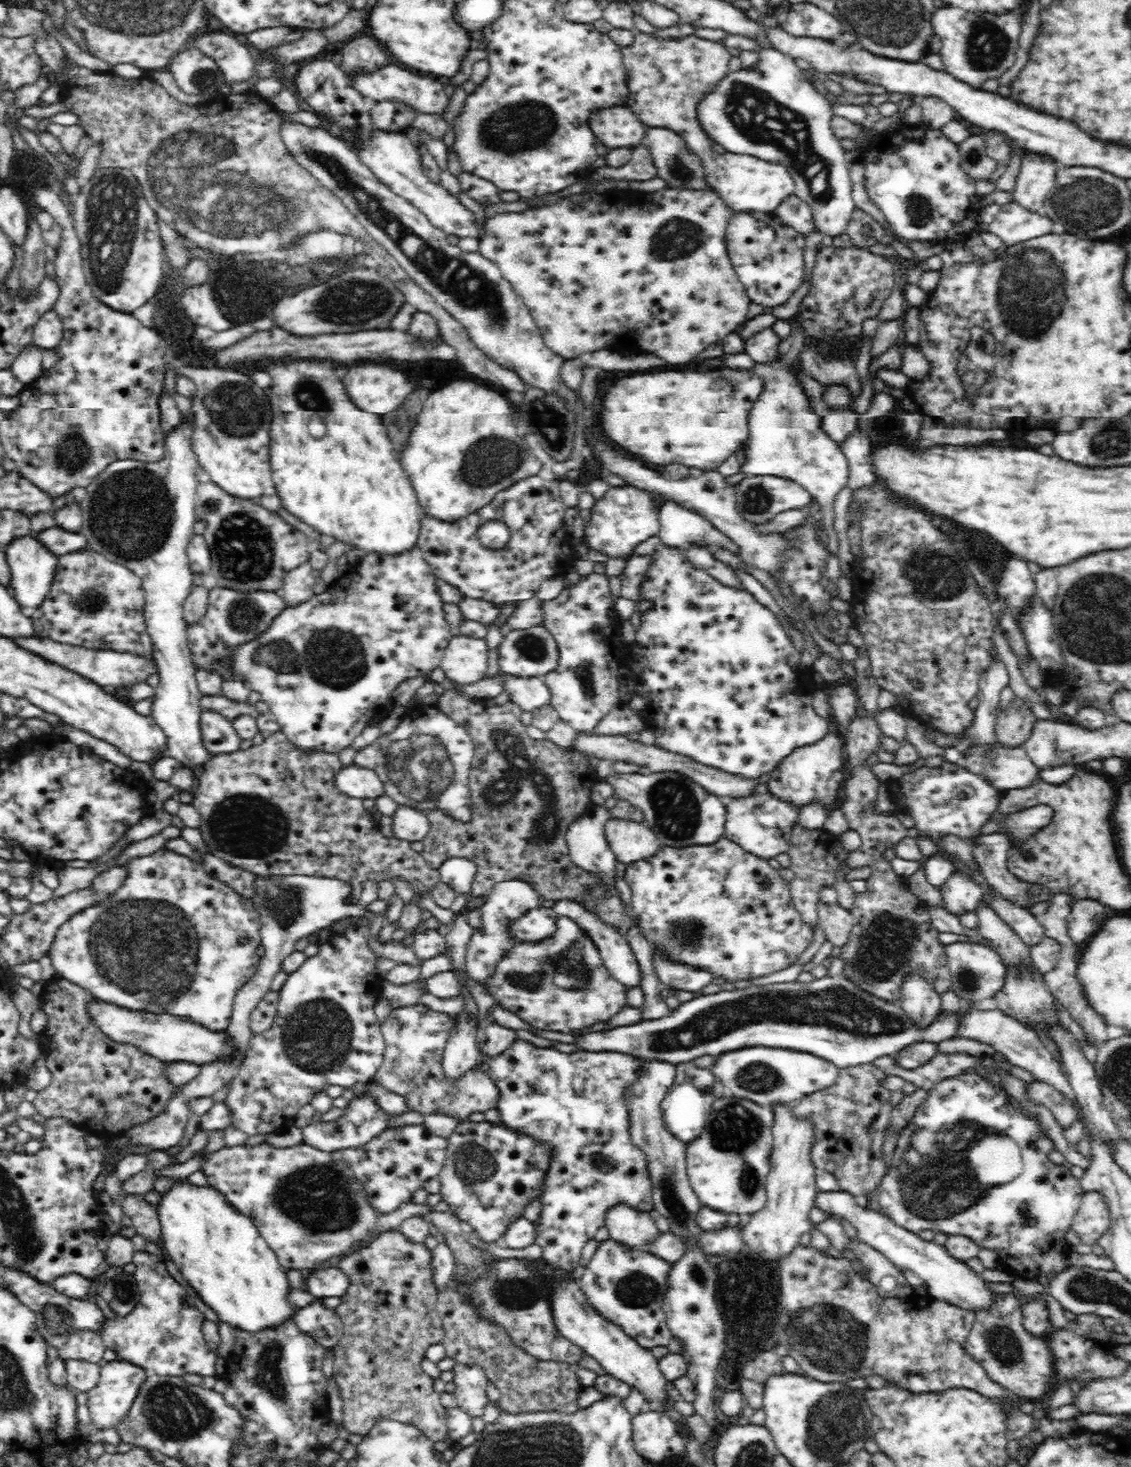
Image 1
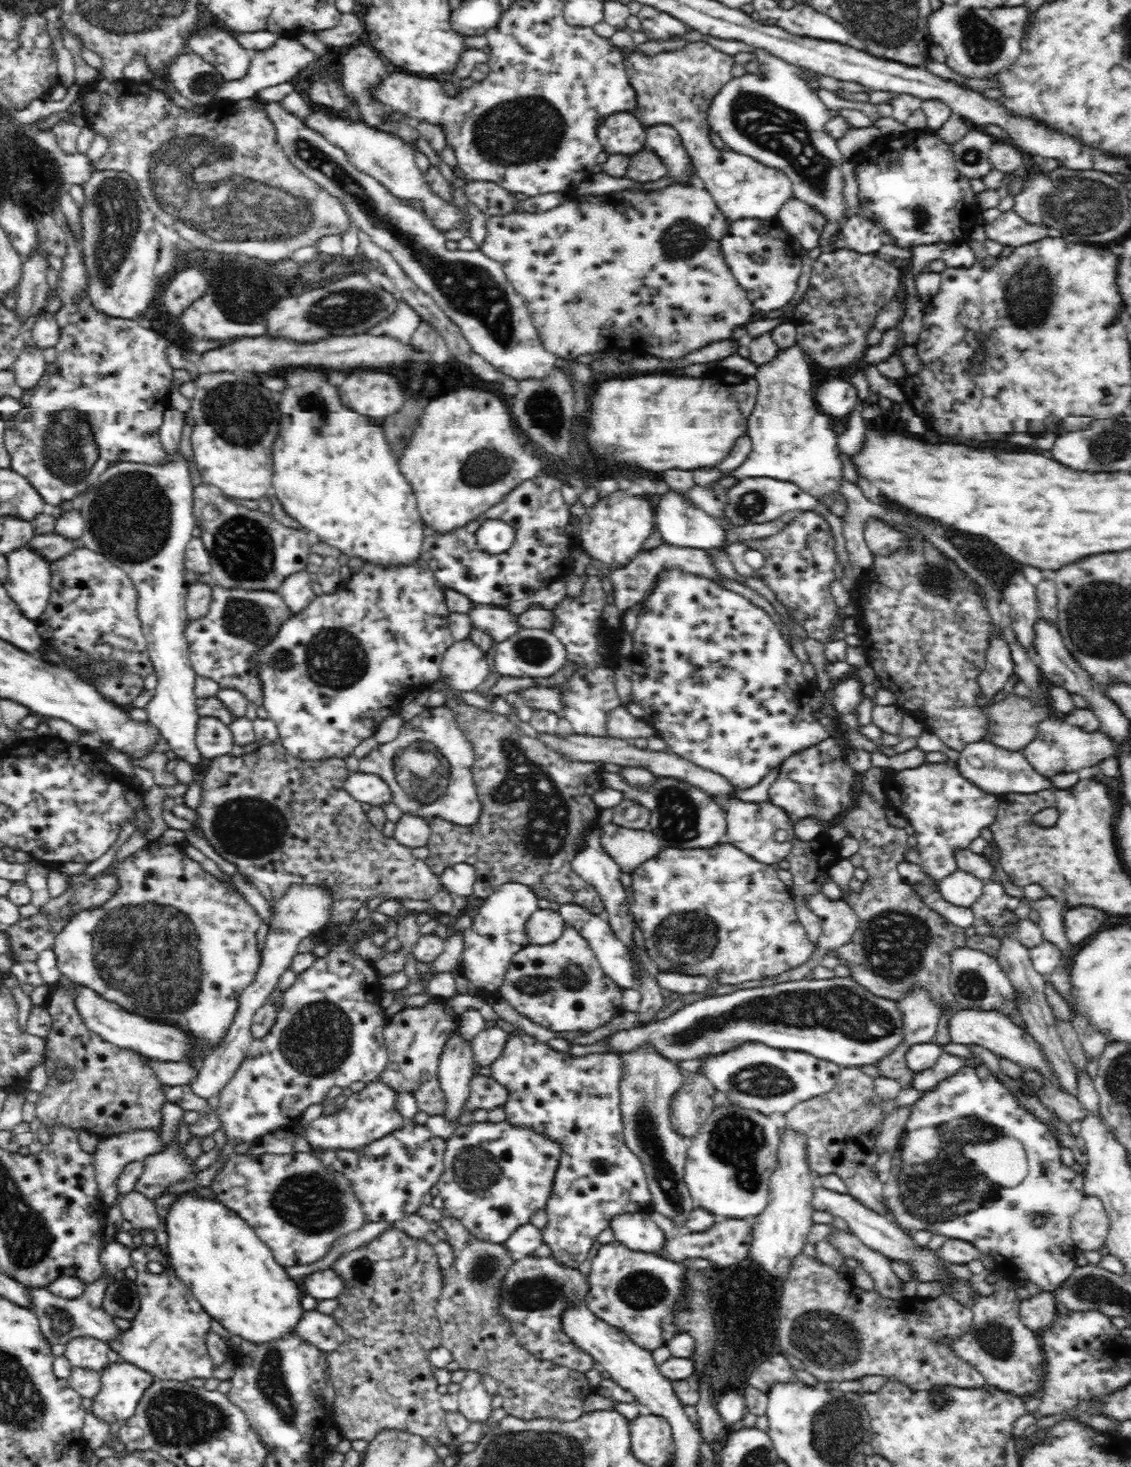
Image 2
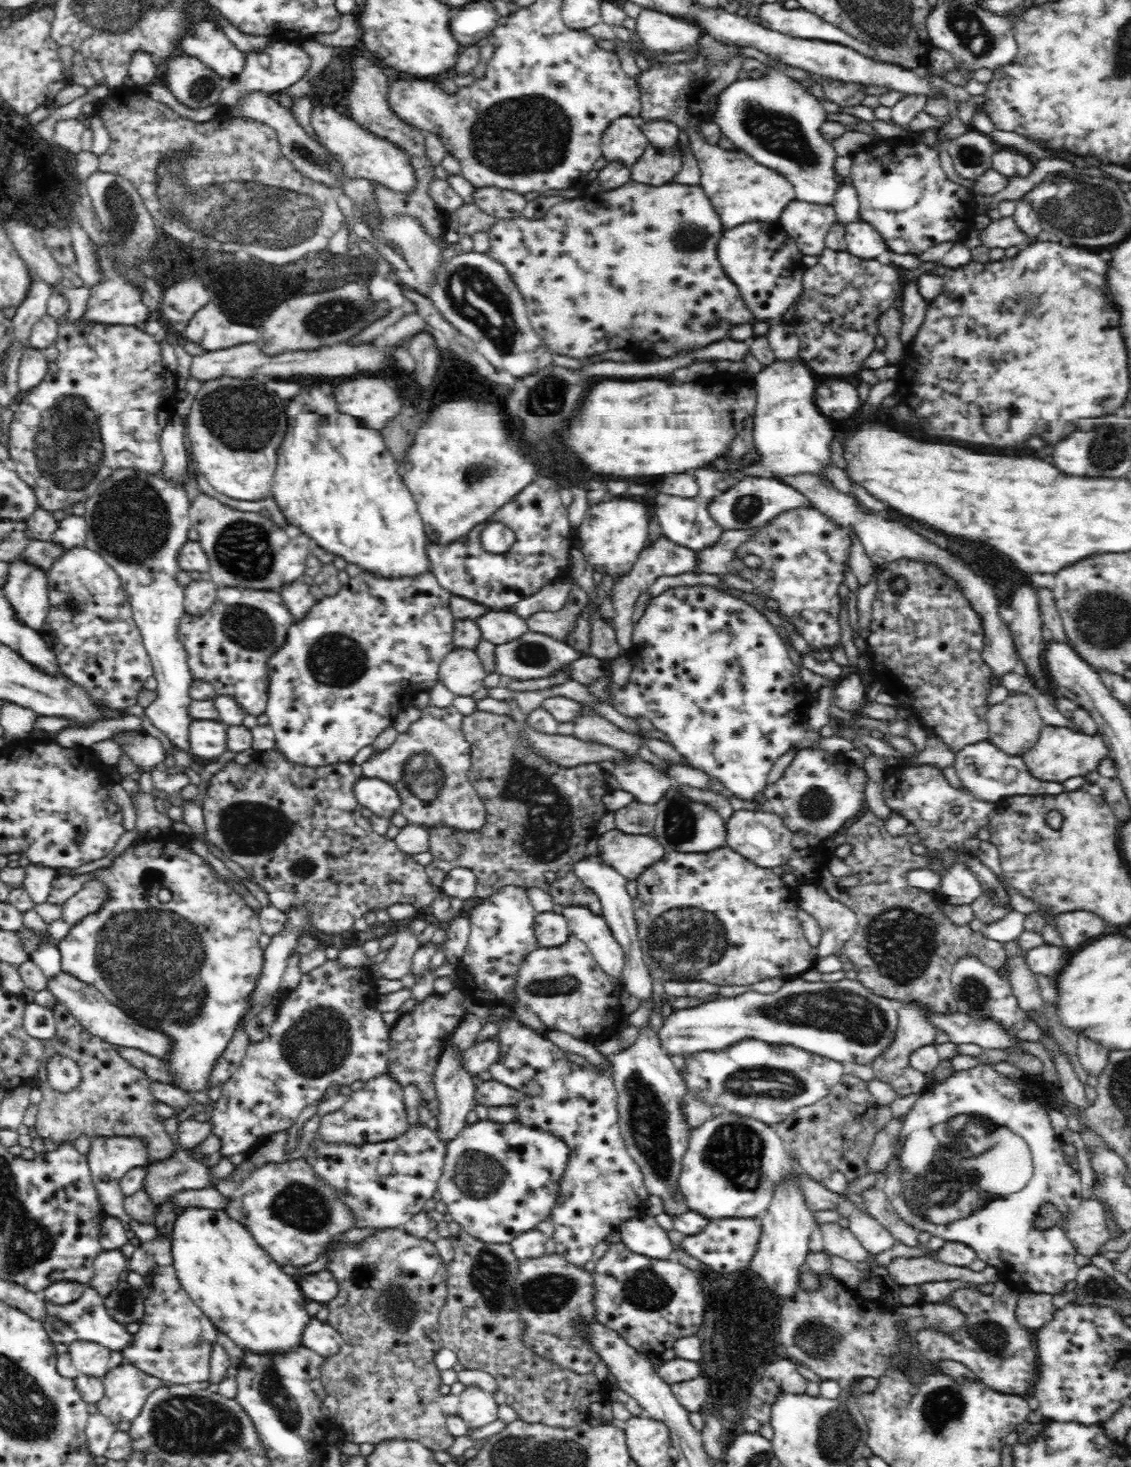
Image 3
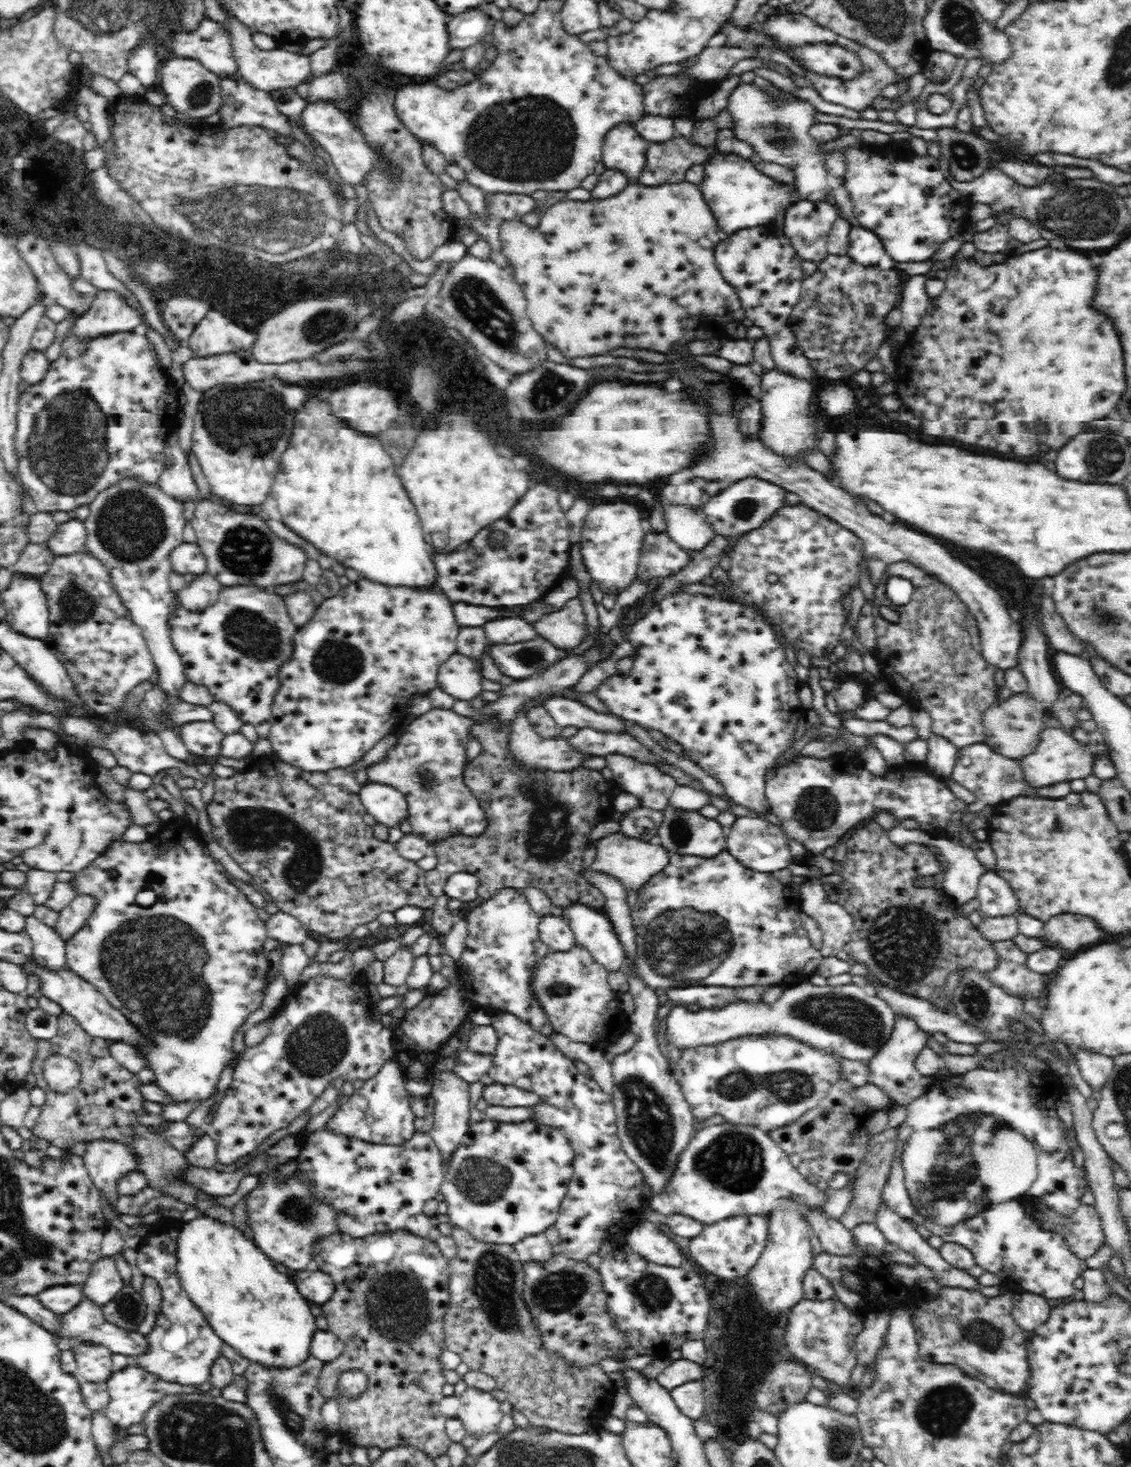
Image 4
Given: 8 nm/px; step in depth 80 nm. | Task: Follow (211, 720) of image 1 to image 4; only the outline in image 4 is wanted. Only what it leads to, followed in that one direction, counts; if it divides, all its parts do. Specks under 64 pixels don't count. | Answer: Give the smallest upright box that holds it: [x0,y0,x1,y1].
[180,720,225,758]

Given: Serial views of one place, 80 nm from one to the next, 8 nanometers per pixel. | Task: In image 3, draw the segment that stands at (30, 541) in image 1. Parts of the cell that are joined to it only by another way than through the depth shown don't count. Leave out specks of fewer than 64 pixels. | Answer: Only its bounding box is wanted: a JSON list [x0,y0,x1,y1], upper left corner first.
[4,556,50,632]

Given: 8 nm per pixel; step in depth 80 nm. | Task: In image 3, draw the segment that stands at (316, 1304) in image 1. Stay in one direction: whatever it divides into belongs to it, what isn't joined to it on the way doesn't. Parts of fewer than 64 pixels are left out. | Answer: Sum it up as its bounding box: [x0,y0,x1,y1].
[301,1315,344,1358]

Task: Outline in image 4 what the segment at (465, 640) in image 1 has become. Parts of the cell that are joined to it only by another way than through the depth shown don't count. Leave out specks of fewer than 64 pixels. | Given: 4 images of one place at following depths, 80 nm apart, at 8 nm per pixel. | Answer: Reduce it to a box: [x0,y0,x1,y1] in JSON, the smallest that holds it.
[437,651,482,701]

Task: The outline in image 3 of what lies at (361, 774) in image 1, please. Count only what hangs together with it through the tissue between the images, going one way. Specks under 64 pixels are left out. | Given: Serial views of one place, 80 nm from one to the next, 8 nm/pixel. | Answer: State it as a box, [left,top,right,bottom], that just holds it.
[352,776,400,819]

